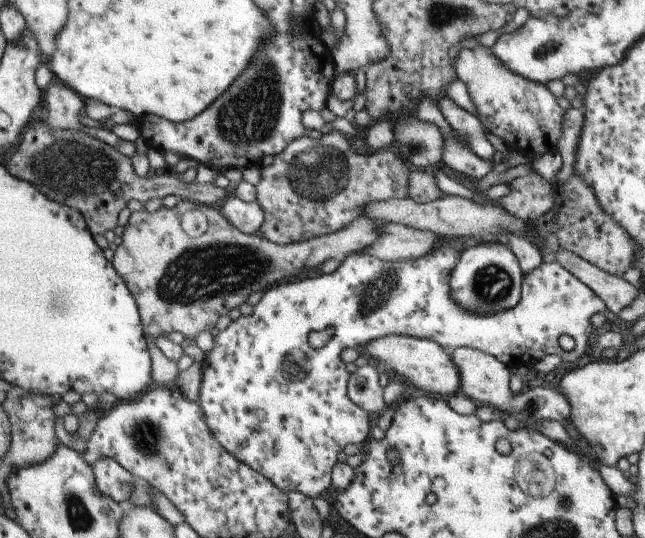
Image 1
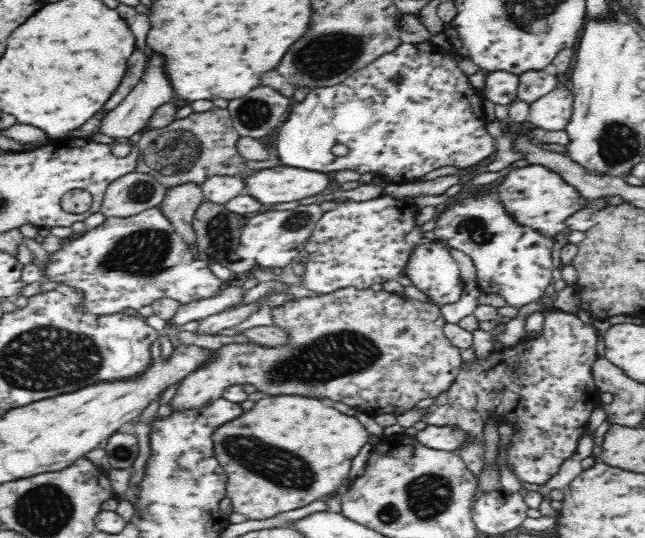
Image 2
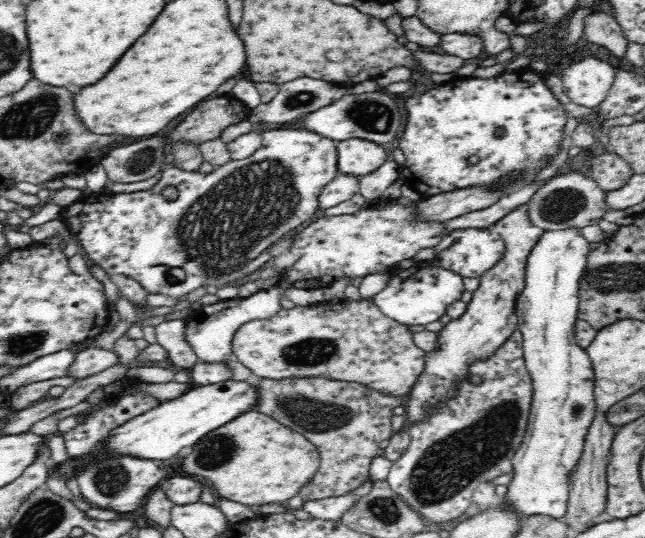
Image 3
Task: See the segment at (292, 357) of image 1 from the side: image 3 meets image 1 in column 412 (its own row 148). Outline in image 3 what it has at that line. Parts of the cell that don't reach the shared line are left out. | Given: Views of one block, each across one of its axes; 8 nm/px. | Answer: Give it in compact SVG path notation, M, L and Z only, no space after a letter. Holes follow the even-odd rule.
M302 128L291 129L271 129L263 132L262 144L256 152L248 158L242 160L232 160L215 166L210 173L202 173L198 170L182 170L172 165L167 165L162 171L162 178L151 190L137 191L132 193L111 194L109 192L84 193L80 198L70 204L70 206L61 208L60 218L65 222L72 241L78 244L79 251L87 259L89 264L98 265L106 270L106 273L120 273L126 277L136 280L148 294L164 294L170 298L177 299L181 296L190 294L193 290L206 286L215 286L222 288L224 286L234 286L236 283L245 282L247 276L254 274L272 258L266 250L278 242L286 233L296 229L302 223L313 218L320 210L319 196L323 188L336 178L339 173L337 141L324 138L315 132L310 132ZM173 186L178 196L175 200L168 200L162 192L168 187Z

